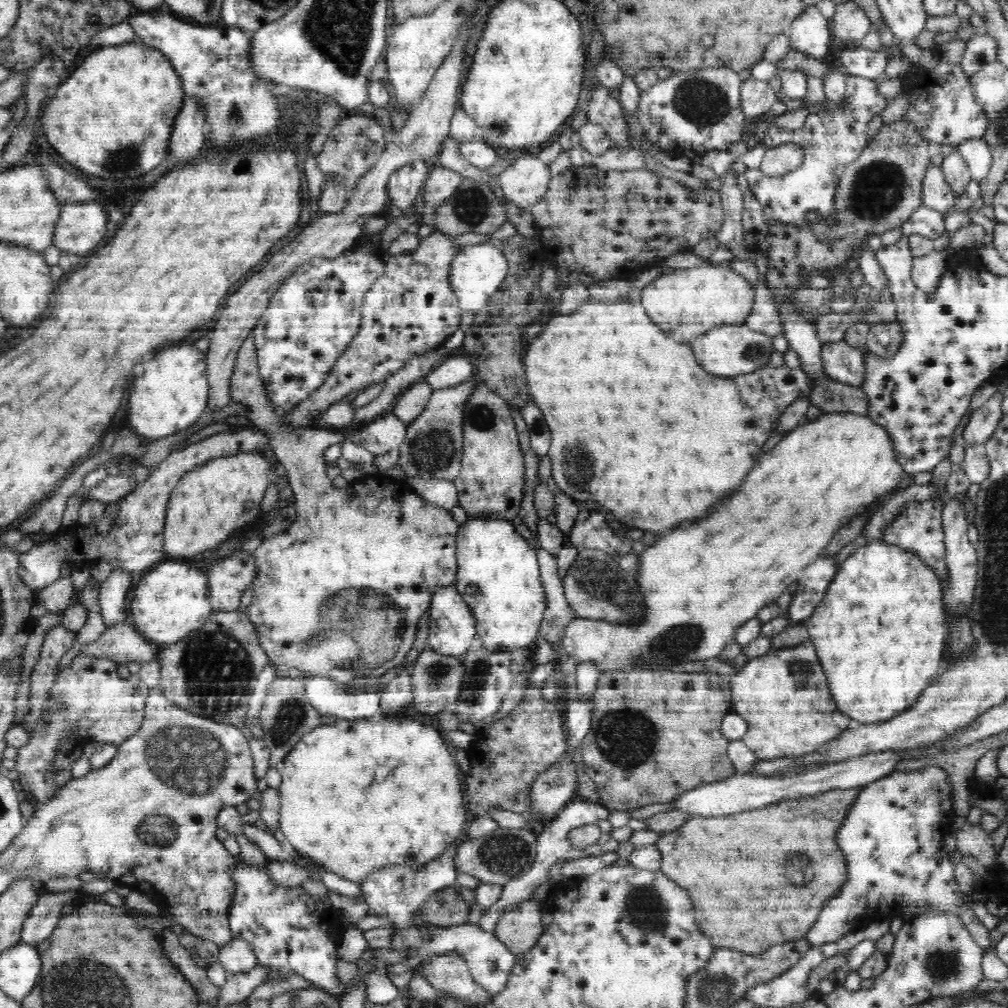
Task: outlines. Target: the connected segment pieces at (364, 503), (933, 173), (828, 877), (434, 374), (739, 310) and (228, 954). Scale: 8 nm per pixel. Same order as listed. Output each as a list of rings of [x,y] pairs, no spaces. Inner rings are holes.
[[[252,333],[246,336],[238,350],[230,379],[230,394],[232,402],[248,406],[250,414],[245,422],[266,432],[266,446],[273,449],[279,463],[286,469],[289,486],[296,498],[294,523],[286,532],[263,540],[253,553],[258,574],[252,580],[254,594],[246,614],[257,628],[258,640],[268,655],[268,662],[274,665],[277,676],[304,679],[320,674],[320,665],[312,666],[316,660],[308,658],[308,647],[334,633],[345,633],[360,647],[361,657],[340,666],[356,666],[354,674],[358,678],[379,678],[387,670],[402,666],[416,640],[419,620],[430,608],[434,592],[455,585],[455,537],[460,532],[460,524],[450,511],[416,495],[392,477],[365,476],[357,482],[350,482],[345,489],[335,488],[327,476],[324,452],[332,444],[344,441],[346,429],[334,430],[323,425],[295,427],[285,424],[282,417],[274,413],[260,377]]]
[[[931,162],[927,166],[921,191],[924,204],[939,210],[941,213],[950,210],[954,206],[954,198],[957,197],[945,181],[941,167],[935,166]]]
[[[862,787],[847,788],[847,789],[830,789],[823,793],[814,794],[812,796],[806,795],[802,797],[792,797],[791,799],[782,799],[781,801],[774,801],[772,804],[766,805],[764,808],[758,808],[756,810],[750,810],[746,812],[738,812],[730,815],[715,816],[715,817],[703,817],[693,816],[690,820],[686,820],[682,826],[678,826],[673,832],[662,834],[660,838],[654,843],[654,846],[660,849],[662,858],[660,862],[660,870],[666,873],[666,876],[672,878],[674,882],[678,882],[682,888],[686,888],[692,896],[692,902],[694,902],[694,912],[696,913],[697,924],[699,930],[706,934],[706,937],[710,937],[710,941],[714,949],[731,949],[734,951],[742,952],[744,955],[760,955],[761,952],[768,951],[770,948],[774,948],[775,945],[784,945],[786,943],[793,943],[794,941],[802,940],[807,936],[807,932],[810,931],[811,927],[814,927],[814,923],[820,912],[822,906],[825,906],[828,902],[828,898],[832,899],[838,895],[841,891],[842,886],[846,884],[848,880],[848,864],[846,864],[846,858],[842,856],[838,844],[836,844],[838,830],[845,824],[846,816],[849,815],[849,809],[853,807],[854,800],[857,800],[858,794],[860,794]],[[803,856],[810,860],[810,866],[808,866],[808,860],[803,859],[801,869],[804,874],[805,882],[811,882],[814,878],[814,884],[810,884],[810,888],[794,888],[794,884],[800,884],[800,857]],[[742,880],[750,880],[750,886],[746,886]],[[806,890],[814,890],[816,894],[810,892],[812,896],[812,904],[808,908],[808,898],[800,898],[800,896],[792,896],[788,892],[806,892]],[[728,924],[742,924],[740,926],[740,932],[728,932]]]
[[[464,355],[447,357],[437,367],[432,369],[424,380],[435,391],[453,387],[462,381],[468,380],[473,375],[474,362],[472,358]]]
[[[696,265],[661,274],[641,290],[641,304],[646,314],[662,332],[672,334],[674,340],[691,344],[697,336],[714,327],[742,324],[750,316],[754,299],[754,285],[730,267]]]
[[[240,938],[221,946],[218,961],[222,963],[226,973],[231,974],[246,973],[257,966],[256,954],[251,945]]]

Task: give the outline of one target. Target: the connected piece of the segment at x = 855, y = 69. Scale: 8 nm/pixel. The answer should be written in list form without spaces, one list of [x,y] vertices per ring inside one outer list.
[[[856,48],[846,49],[839,59],[848,75],[876,80],[886,70],[890,57],[882,54],[881,51],[872,52],[872,50]]]

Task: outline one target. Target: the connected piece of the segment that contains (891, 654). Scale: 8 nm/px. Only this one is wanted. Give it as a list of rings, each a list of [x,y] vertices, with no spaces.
[[[882,540],[857,548],[837,570],[822,608],[818,606],[803,625],[808,629],[809,641],[815,646],[822,666],[830,672],[830,680],[834,680],[834,690],[830,693],[834,694],[840,712],[848,715],[855,725],[884,722],[910,708],[940,673],[940,660],[943,660],[942,652],[948,637],[948,628],[944,624],[945,608],[942,608],[942,581],[934,568],[916,553]]]

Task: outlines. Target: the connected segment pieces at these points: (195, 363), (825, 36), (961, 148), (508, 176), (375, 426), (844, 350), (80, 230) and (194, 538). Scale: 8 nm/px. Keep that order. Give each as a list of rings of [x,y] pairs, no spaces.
[[[195,345],[186,348],[170,348],[170,352],[160,352],[154,362],[146,362],[144,374],[138,376],[130,388],[130,418],[131,428],[138,434],[151,440],[172,436],[180,430],[186,430],[202,416],[209,404],[209,383],[207,378],[206,353],[198,350]]]
[[[807,6],[807,10],[798,16],[788,28],[791,48],[823,60],[830,50],[830,33],[828,20],[815,8]]]
[[[977,138],[966,140],[966,143],[958,144],[955,148],[964,157],[971,172],[971,180],[982,182],[988,176],[993,162],[988,143],[983,138]]]
[[[534,154],[518,157],[498,177],[505,198],[520,208],[528,208],[545,197],[551,172],[549,166]]]
[[[386,414],[360,429],[352,431],[348,439],[377,456],[400,447],[406,438],[406,428],[408,428],[407,423],[396,415]]]
[[[844,340],[821,346],[823,370],[828,377],[860,387],[865,377],[862,353]]]
[[[98,202],[63,203],[53,245],[64,253],[88,254],[106,236],[106,220]]]
[[[234,452],[232,456],[208,460],[206,464],[198,465],[198,468],[188,471],[177,482],[176,489],[172,492],[167,504],[163,533],[163,547],[167,559],[194,556],[205,550],[214,549],[214,546],[220,546],[220,542],[228,541],[230,534],[234,534],[236,528],[242,528],[248,522],[254,522],[256,518],[260,518],[260,502],[266,494],[266,488],[270,486],[270,470],[272,470],[272,462],[260,452]]]

